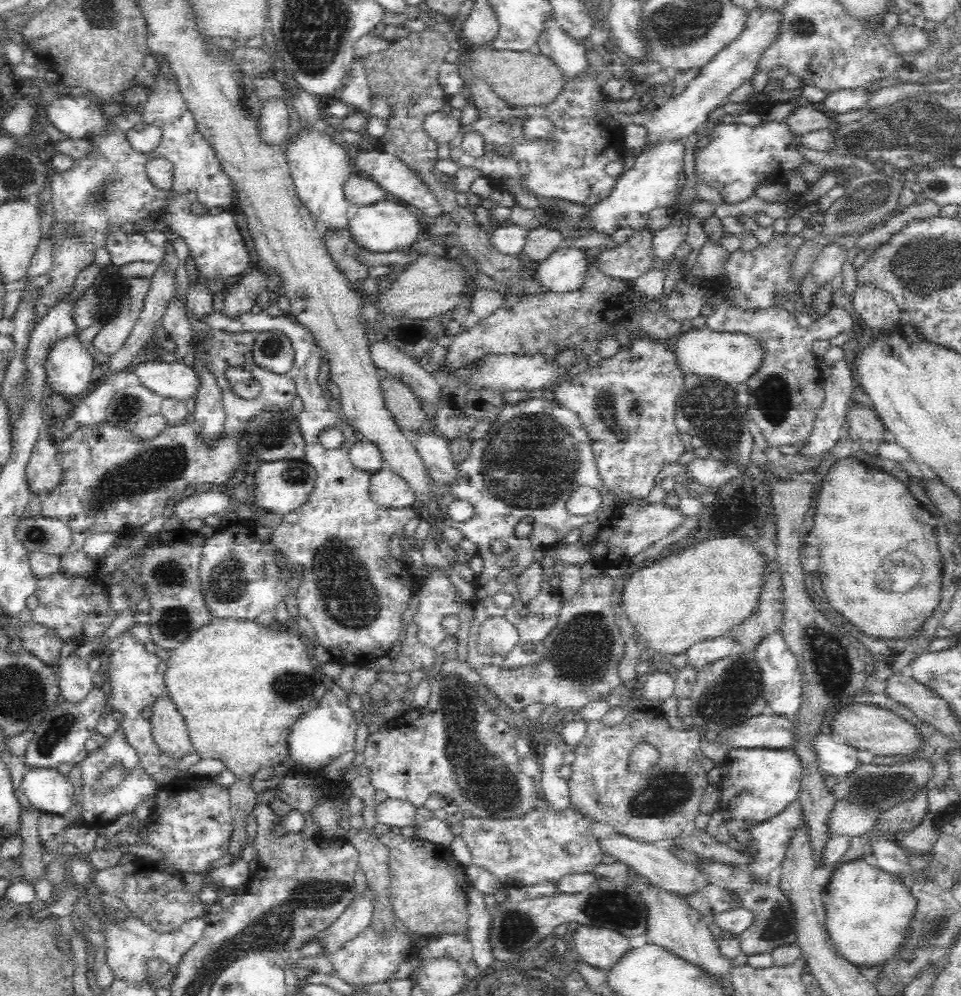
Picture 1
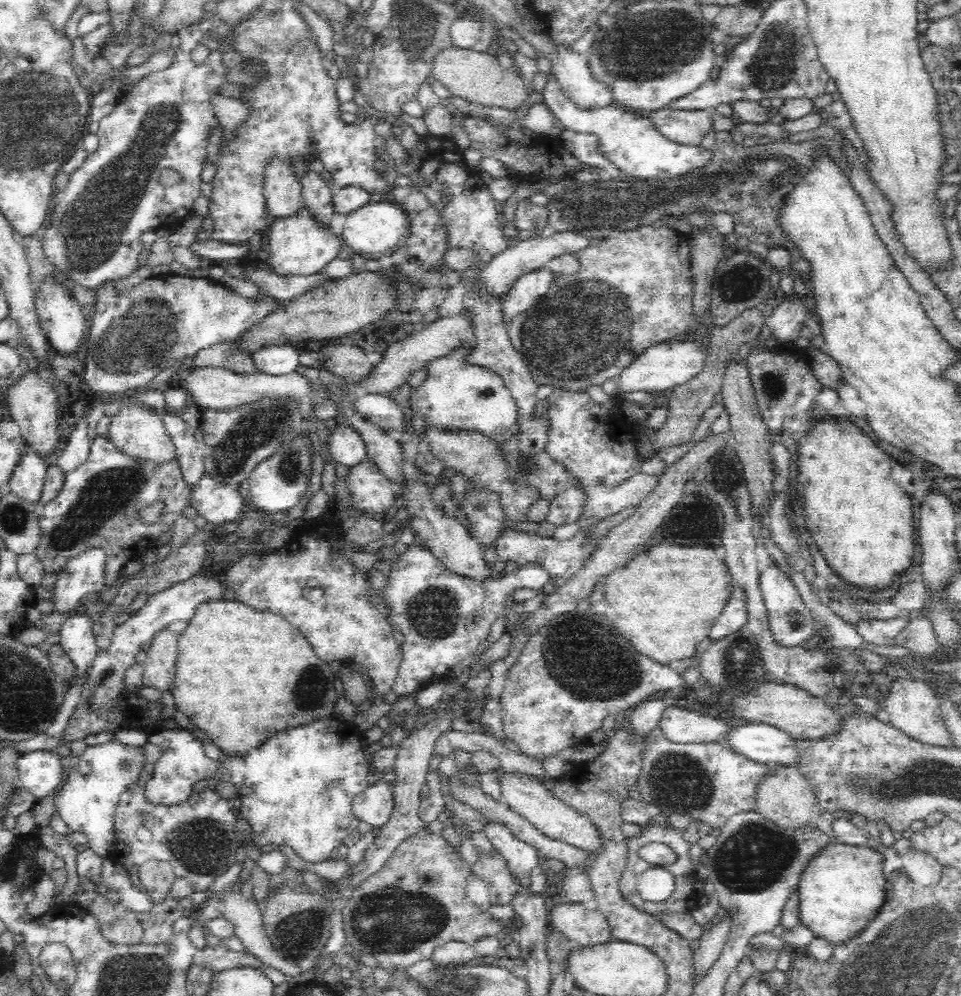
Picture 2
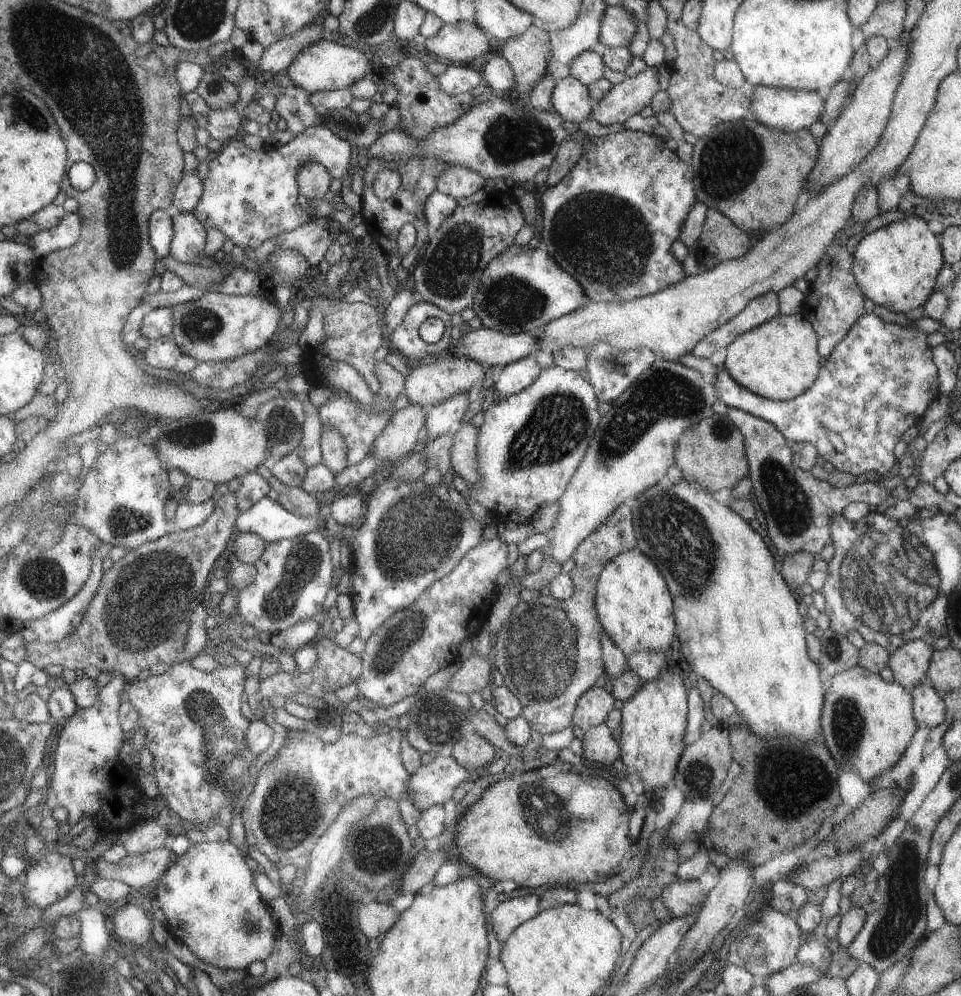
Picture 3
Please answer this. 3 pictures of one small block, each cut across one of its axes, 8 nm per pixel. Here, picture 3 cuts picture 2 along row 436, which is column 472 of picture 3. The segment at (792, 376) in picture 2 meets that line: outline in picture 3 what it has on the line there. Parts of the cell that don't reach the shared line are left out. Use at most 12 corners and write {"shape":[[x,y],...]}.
{"shape":[[436,756],[411,776],[423,812],[451,800],[474,773],[453,756]]}

